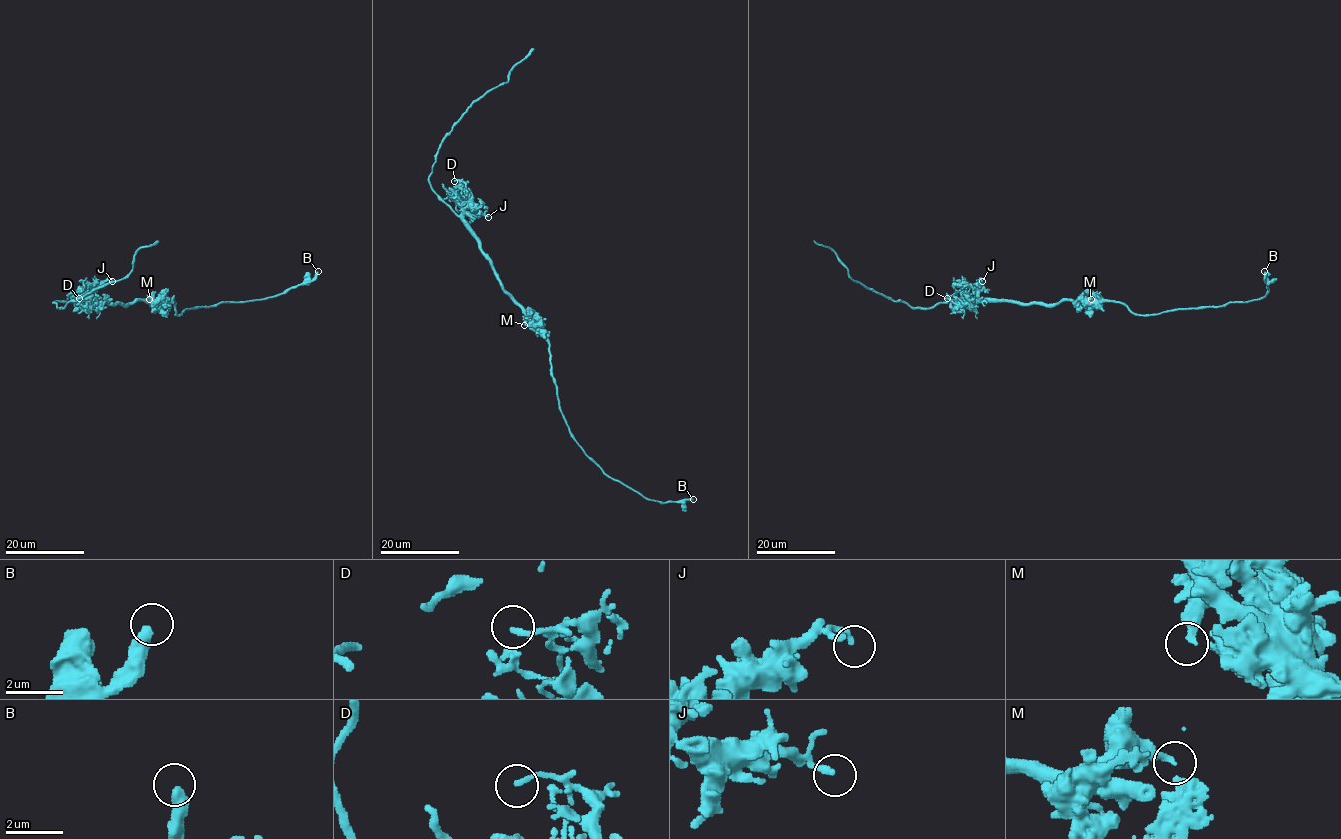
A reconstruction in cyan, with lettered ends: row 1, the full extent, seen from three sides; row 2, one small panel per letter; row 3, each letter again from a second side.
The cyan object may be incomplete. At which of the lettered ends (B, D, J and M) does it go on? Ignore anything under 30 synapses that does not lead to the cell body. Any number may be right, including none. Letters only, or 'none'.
none

